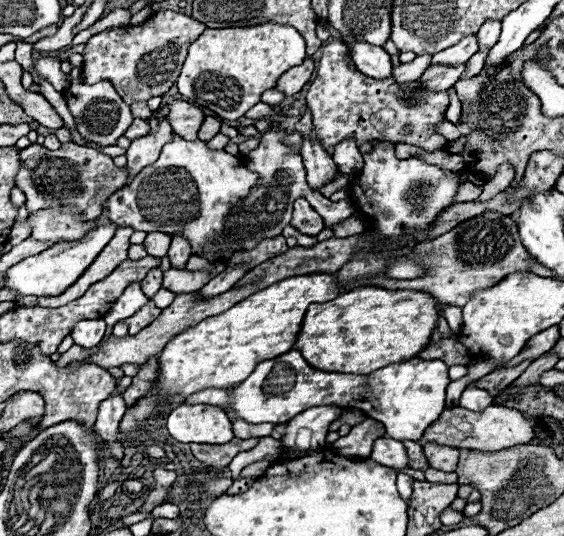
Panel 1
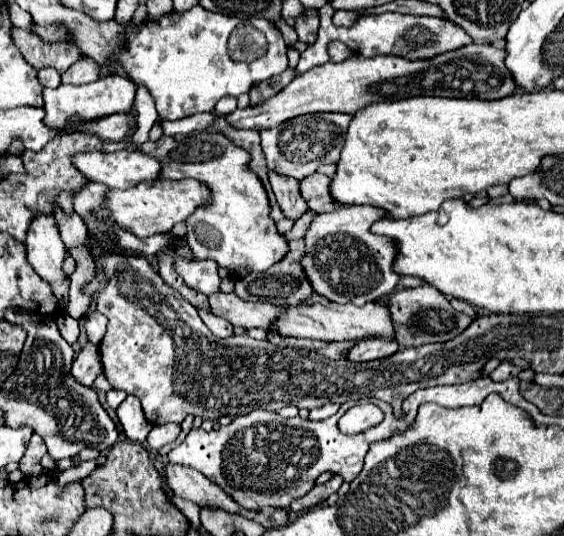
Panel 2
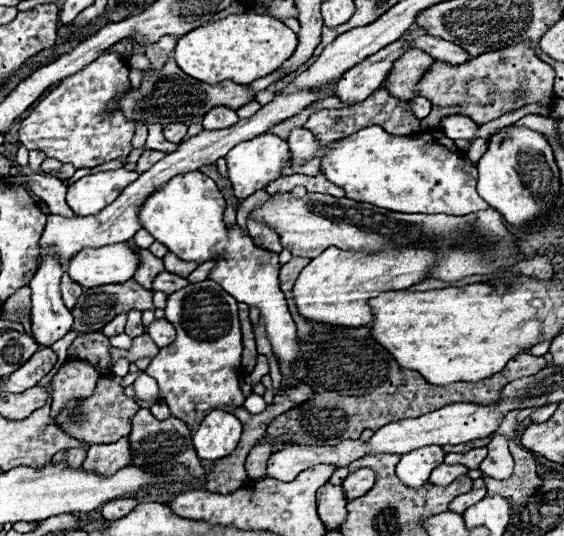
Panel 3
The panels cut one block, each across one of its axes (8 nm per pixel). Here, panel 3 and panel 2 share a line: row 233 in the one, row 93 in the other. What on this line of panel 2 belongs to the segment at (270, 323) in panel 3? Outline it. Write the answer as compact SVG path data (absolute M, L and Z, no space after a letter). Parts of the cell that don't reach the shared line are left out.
M200 6L190 8L188 12L168 12L160 20L146 20L136 26L134 22L124 24L126 38L124 50L108 56L106 64L100 66L100 78L116 74L116 68L122 68L126 76L144 86L156 102L160 118L178 120L198 112L214 110L216 102L224 96L240 96L252 88L252 84L268 80L288 68L286 44L276 28L276 24L264 18L250 20L254 28L262 30L268 42L266 54L252 62L234 62L228 54L228 38L240 24L238 18L208 12Z

